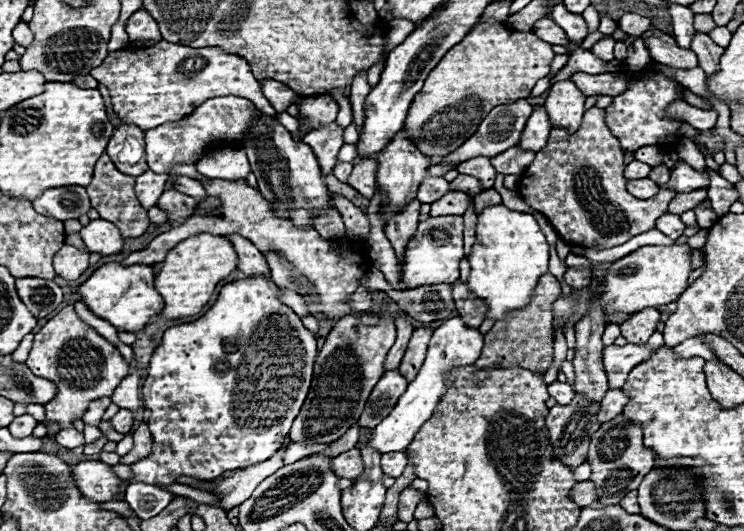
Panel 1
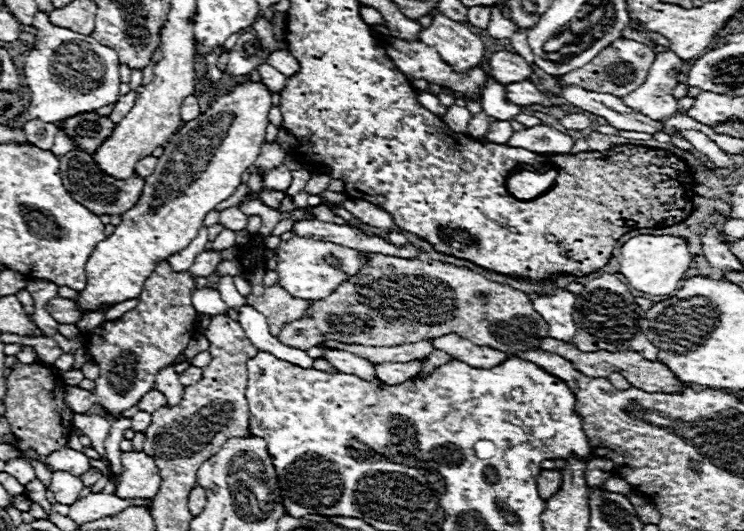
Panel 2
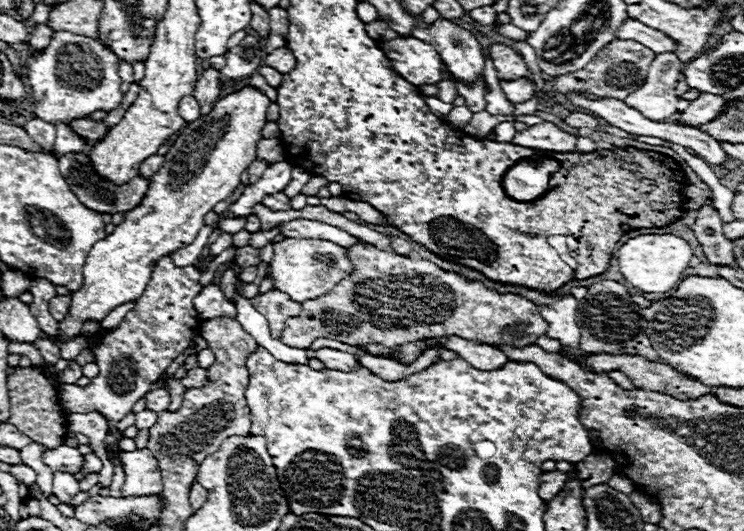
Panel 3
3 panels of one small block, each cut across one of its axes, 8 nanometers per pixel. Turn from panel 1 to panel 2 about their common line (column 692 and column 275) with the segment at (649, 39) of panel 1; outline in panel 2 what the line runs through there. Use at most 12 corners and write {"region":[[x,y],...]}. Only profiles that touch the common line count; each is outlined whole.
{"region":[[286,50],[266,62],[284,76],[298,72],[298,60]]}

